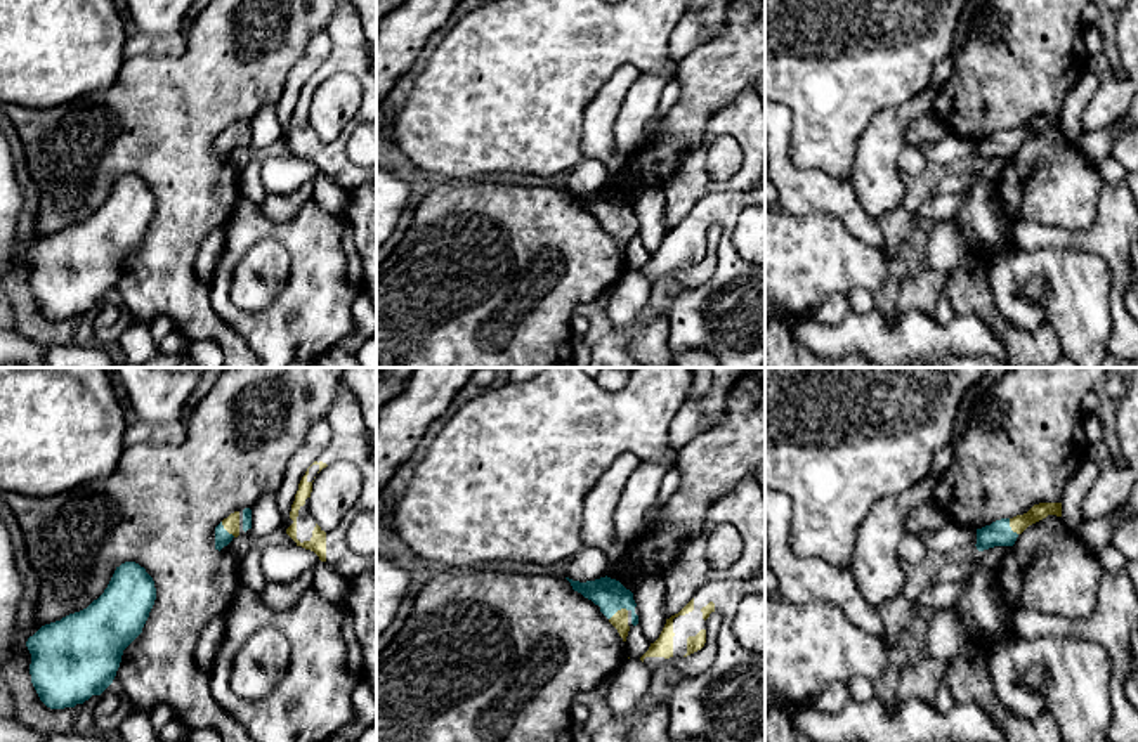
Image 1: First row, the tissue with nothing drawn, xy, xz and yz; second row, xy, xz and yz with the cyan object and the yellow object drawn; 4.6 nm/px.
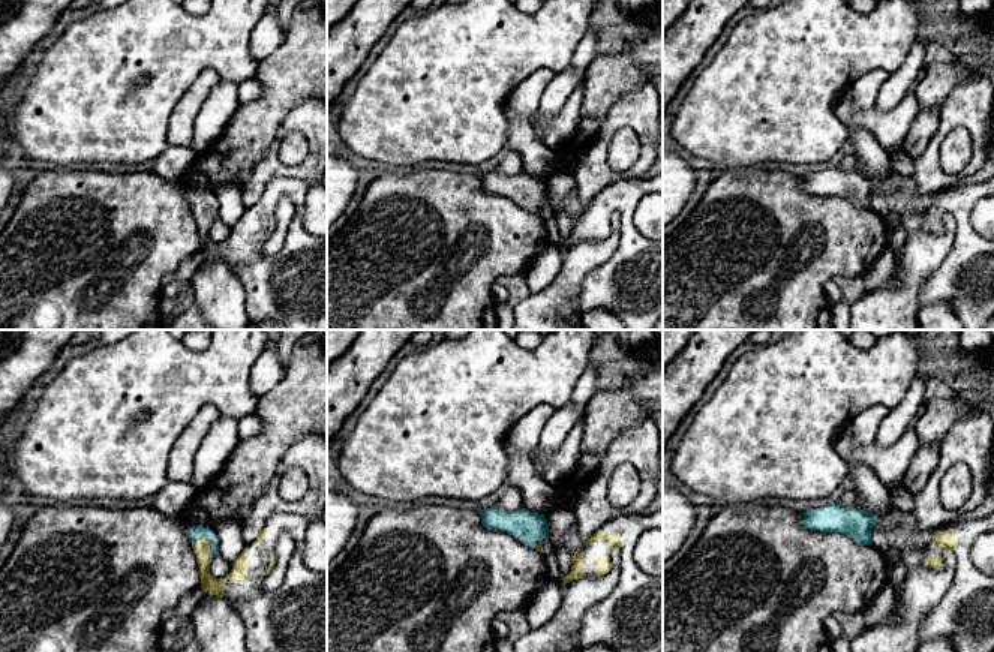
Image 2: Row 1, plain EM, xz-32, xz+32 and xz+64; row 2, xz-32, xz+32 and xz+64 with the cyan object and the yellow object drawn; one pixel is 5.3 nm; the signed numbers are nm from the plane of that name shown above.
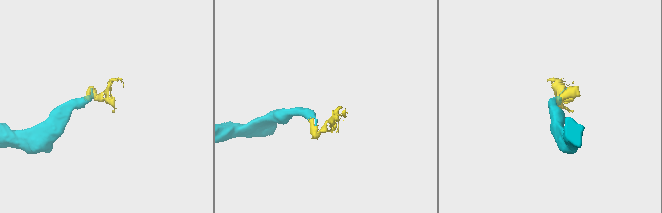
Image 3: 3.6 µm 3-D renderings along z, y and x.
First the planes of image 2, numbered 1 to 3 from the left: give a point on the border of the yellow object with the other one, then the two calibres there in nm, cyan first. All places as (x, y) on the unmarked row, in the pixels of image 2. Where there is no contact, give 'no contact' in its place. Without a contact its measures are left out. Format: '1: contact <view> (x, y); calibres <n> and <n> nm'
1: contact xz-32 (200, 203); calibres 80 and 90 nm
2: contact xz+32 (538, 207); calibres 170 and 30 nm
3: no contact

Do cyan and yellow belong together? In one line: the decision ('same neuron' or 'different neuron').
same neuron

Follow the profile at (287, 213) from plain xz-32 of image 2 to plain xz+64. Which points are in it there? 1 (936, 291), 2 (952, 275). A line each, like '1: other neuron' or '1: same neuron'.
1: other neuron
2: other neuron

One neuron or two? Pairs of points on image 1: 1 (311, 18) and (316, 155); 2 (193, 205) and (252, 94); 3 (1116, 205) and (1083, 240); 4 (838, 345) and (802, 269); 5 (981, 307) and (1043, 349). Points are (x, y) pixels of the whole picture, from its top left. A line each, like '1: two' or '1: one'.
1: two
2: one
3: one
4: two
5: one

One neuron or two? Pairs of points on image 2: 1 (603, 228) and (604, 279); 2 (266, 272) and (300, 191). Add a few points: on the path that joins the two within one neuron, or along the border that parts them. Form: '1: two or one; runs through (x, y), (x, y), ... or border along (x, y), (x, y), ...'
1: one; runs through (615, 207), (627, 216), (627, 252), (624, 255)
2: one; runs through (282, 255), (297, 240), (299, 212)

